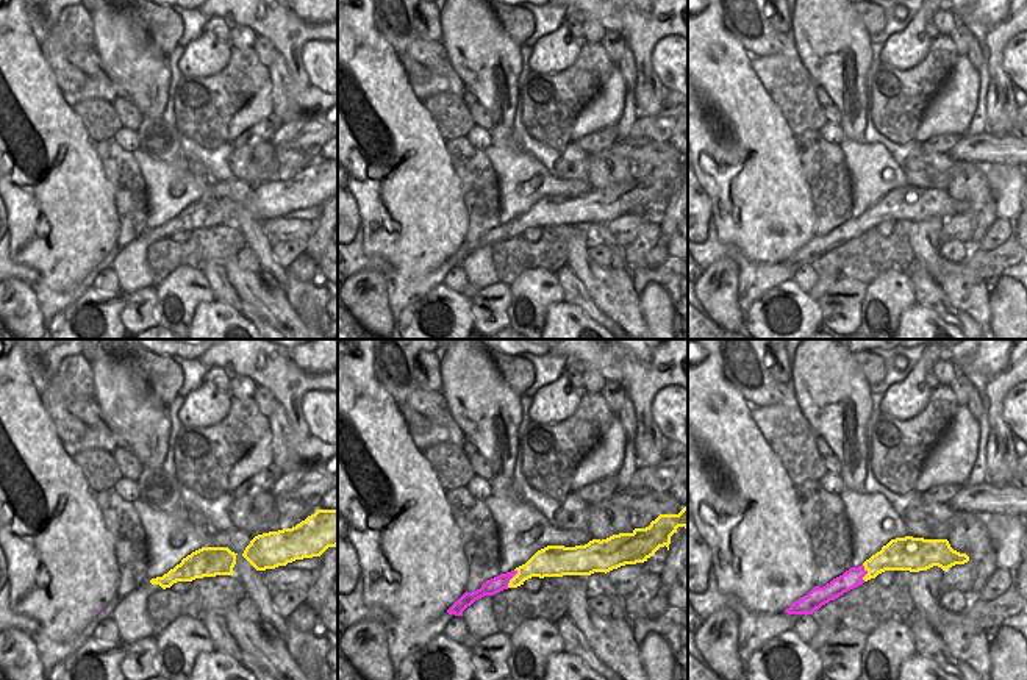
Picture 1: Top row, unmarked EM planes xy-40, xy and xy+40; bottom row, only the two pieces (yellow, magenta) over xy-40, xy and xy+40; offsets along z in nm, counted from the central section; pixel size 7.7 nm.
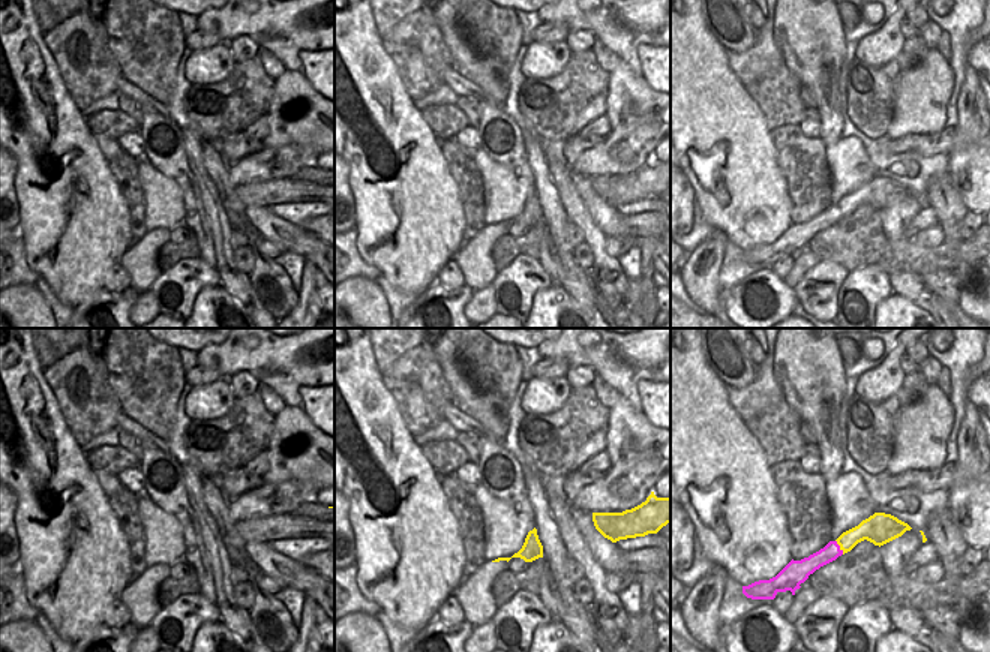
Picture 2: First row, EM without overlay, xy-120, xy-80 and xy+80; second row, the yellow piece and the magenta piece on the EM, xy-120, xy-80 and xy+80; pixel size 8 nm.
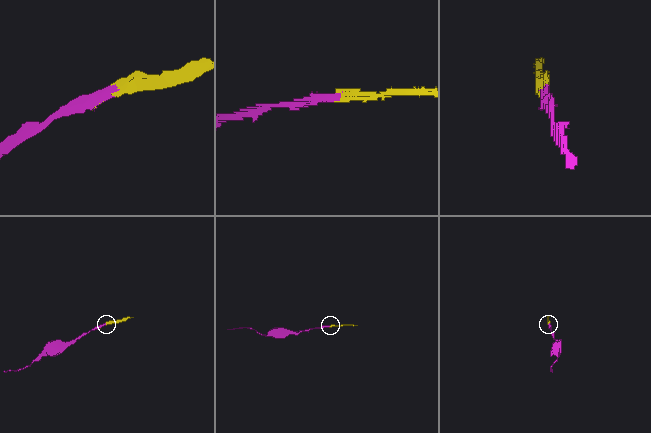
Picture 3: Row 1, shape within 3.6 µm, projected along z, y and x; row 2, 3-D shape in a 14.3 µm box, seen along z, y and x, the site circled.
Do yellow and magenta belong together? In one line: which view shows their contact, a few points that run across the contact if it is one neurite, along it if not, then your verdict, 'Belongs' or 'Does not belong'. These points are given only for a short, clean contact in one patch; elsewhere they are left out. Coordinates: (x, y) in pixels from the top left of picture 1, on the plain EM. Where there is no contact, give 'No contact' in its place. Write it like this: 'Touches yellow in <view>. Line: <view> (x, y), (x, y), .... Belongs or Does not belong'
Touches yellow in xy. Belongs

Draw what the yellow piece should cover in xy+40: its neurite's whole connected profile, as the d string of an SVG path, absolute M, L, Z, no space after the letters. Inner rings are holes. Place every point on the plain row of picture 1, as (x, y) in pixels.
M896 188L858 217L850 217L825 236L814 236L807 245L785 259L788 264L813 264L822 255L844 242L875 228L885 220L927 220L933 216L943 220L969 211L966 203L954 200L947 189Z

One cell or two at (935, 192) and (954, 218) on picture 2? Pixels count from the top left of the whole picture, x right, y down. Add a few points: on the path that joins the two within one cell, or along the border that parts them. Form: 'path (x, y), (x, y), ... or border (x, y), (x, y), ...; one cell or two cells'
path (941, 198), (950, 207), (950, 212); one cell

